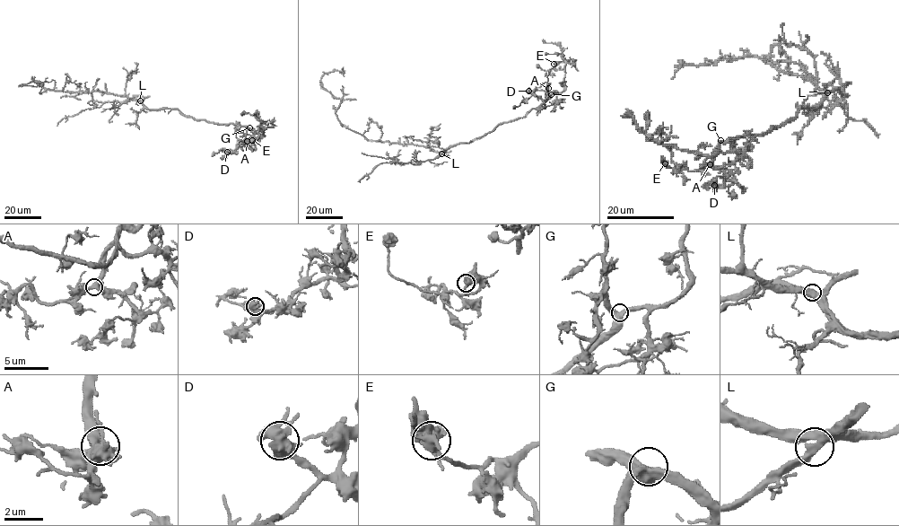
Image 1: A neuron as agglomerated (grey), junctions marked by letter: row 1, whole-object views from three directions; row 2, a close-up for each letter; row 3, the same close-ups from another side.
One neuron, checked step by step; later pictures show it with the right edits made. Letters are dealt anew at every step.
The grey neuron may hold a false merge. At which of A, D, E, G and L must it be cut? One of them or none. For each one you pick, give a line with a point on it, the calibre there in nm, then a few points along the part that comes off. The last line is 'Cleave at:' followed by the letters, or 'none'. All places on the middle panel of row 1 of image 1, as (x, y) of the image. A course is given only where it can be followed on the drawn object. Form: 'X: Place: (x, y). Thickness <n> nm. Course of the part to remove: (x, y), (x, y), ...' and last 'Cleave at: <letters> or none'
Cleave at: none

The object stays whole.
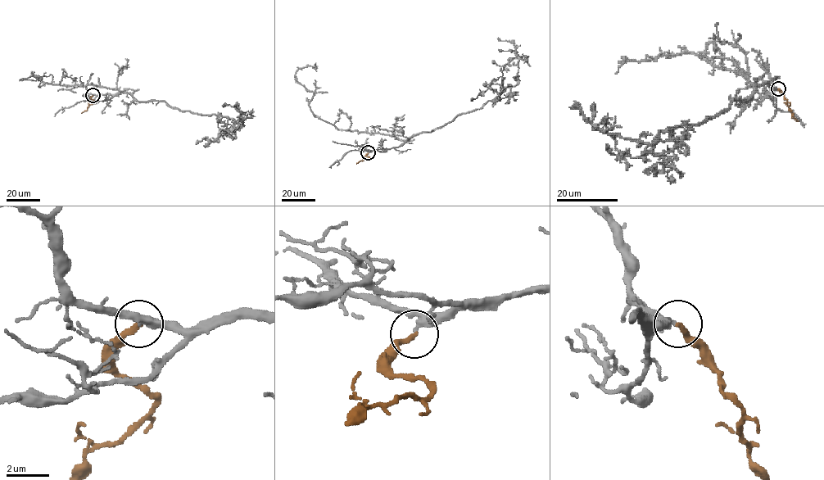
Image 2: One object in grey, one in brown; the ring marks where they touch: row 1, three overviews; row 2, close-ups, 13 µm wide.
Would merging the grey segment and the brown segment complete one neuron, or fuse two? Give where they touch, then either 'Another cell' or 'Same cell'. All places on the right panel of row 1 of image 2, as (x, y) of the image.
Place: (778, 88). Same cell

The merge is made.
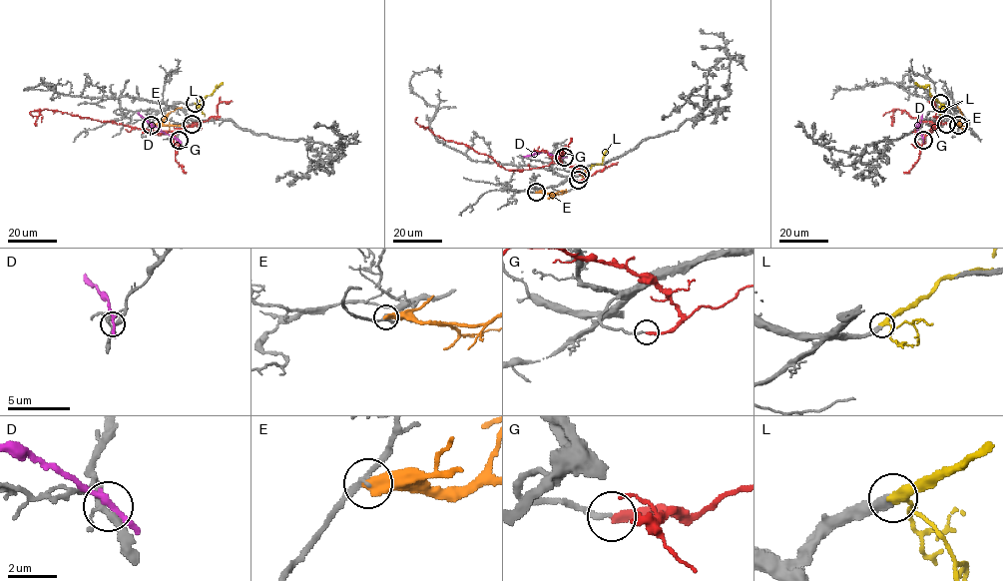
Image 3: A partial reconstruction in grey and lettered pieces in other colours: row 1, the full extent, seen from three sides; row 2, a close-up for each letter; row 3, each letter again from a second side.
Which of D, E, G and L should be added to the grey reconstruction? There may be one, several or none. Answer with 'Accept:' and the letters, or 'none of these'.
Accept: L

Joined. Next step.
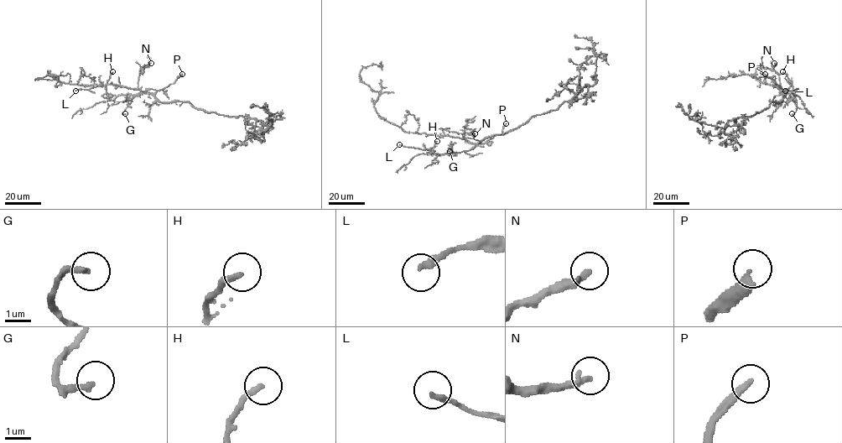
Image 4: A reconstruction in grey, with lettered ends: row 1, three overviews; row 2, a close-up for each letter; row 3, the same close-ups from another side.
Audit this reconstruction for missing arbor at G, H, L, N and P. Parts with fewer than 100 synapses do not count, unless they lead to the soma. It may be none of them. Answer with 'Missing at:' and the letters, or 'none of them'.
Missing at: P

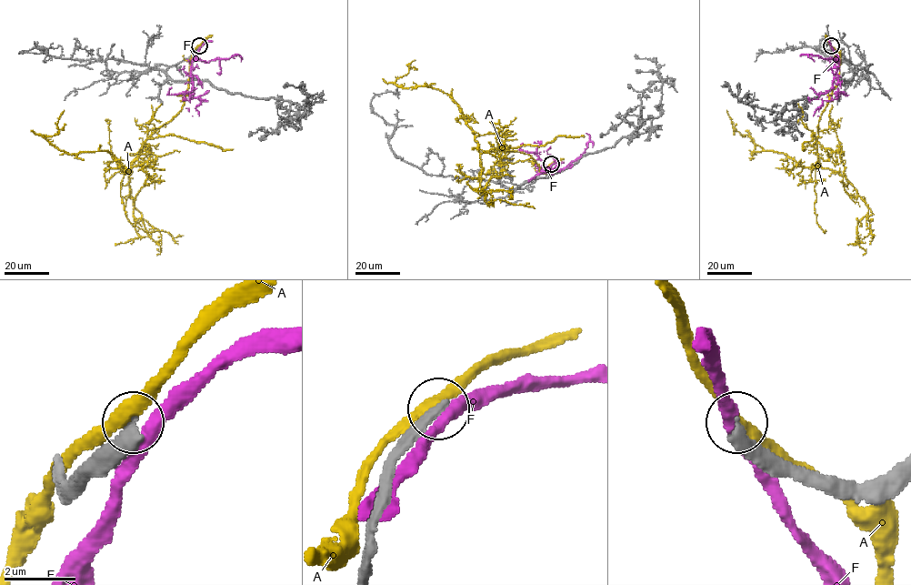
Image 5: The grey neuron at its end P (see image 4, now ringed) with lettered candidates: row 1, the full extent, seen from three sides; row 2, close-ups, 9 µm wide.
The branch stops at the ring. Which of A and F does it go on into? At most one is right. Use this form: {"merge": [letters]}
{"merge": []}

